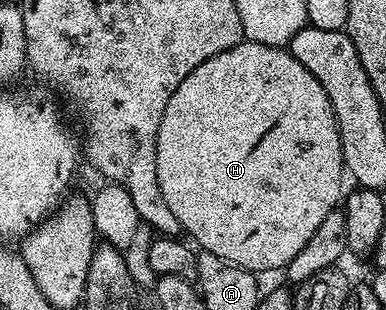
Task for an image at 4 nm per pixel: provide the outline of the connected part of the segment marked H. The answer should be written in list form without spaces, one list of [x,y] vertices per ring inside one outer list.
[[[247,40],[238,42],[228,52],[220,52],[212,56],[212,60],[204,60],[196,72],[188,72],[180,88],[172,92],[172,100],[168,100],[168,108],[164,108],[164,117],[160,119],[160,132],[156,136],[156,180],[160,180],[160,192],[164,196],[164,204],[168,204],[169,210],[180,220],[183,231],[195,238],[201,249],[208,254],[215,254],[230,262],[242,270],[259,272],[258,270],[281,271],[312,240],[312,232],[320,228],[324,216],[328,212],[339,209],[344,198],[342,190],[342,174],[344,178],[344,163],[342,161],[342,145],[340,144],[340,132],[336,124],[336,116],[332,112],[332,104],[328,100],[328,92],[296,60],[289,49],[280,46],[266,46],[264,43],[254,43]]]

